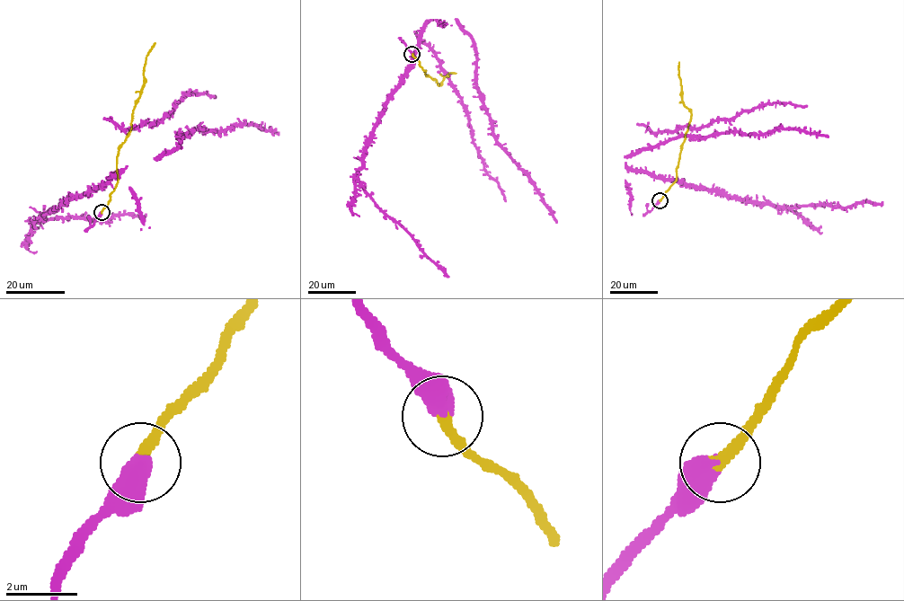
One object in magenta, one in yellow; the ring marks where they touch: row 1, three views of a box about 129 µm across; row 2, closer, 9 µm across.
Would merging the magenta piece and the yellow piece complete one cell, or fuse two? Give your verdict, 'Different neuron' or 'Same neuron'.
Same neuron

